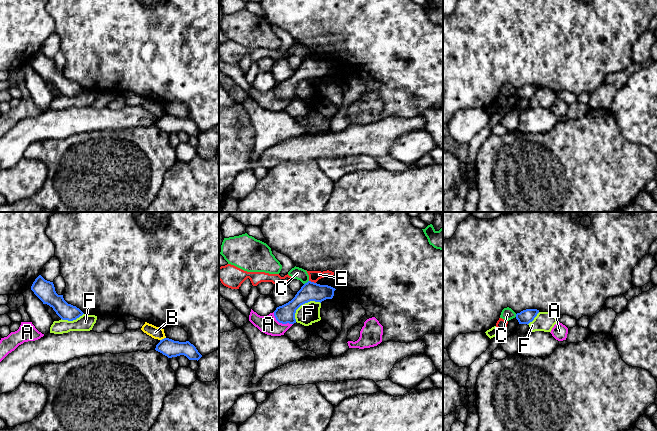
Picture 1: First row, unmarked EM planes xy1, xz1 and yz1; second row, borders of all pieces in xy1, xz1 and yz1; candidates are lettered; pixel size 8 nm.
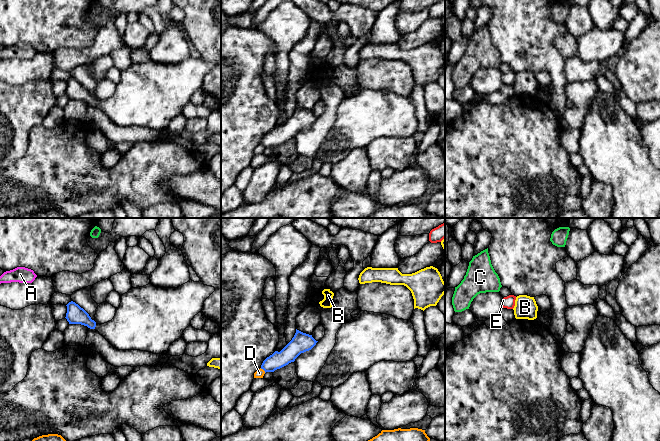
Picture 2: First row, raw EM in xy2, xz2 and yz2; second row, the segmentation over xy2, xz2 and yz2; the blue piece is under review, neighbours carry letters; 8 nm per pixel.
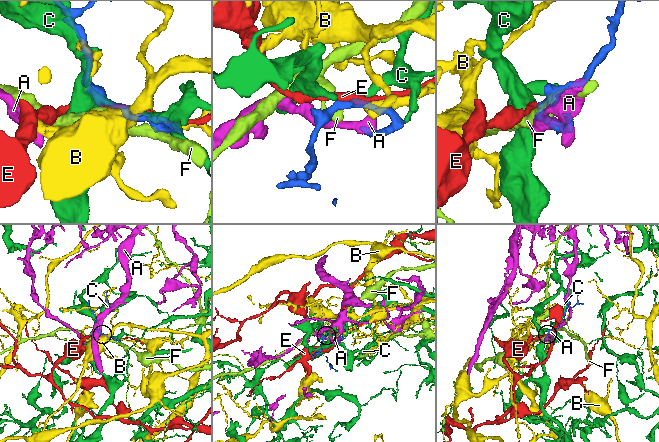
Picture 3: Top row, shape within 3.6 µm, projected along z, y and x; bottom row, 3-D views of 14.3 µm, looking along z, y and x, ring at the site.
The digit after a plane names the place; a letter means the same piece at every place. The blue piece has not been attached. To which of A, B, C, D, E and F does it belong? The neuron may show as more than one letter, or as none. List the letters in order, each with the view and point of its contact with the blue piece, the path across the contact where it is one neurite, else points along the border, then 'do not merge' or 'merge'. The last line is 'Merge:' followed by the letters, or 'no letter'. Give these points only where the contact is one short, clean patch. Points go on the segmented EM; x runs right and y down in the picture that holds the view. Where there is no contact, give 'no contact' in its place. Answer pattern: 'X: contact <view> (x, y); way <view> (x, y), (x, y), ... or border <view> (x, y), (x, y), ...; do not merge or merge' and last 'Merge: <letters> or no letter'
A: contact xz1 (281, 322); do not merge
B: contact xy1 (162, 339); border xy1 (165, 337), (160, 340); do not merge
C: contact xz1 (307, 282); border xz1 (308, 280), (304, 284); do not merge
D: contact xz2 (263, 369); border xz2 (260, 368), (265, 372); do not merge
E: contact xz1 (312, 282); border xz1 (309, 280), (315, 283); do not merge
F: contact xz1 (302, 304); border xz1 (320, 302), (308, 301), (303, 303), (296, 310), (295, 321); do not merge
Merge: no letter

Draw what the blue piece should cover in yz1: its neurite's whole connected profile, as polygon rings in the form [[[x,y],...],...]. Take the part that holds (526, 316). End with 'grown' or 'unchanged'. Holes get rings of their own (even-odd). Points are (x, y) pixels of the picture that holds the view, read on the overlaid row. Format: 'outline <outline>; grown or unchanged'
outline [[[526,309],[521,311],[520,313],[516,314],[516,319],[518,320],[519,324],[529,324],[534,320],[534,318],[539,313],[537,309]]]; unchanged

